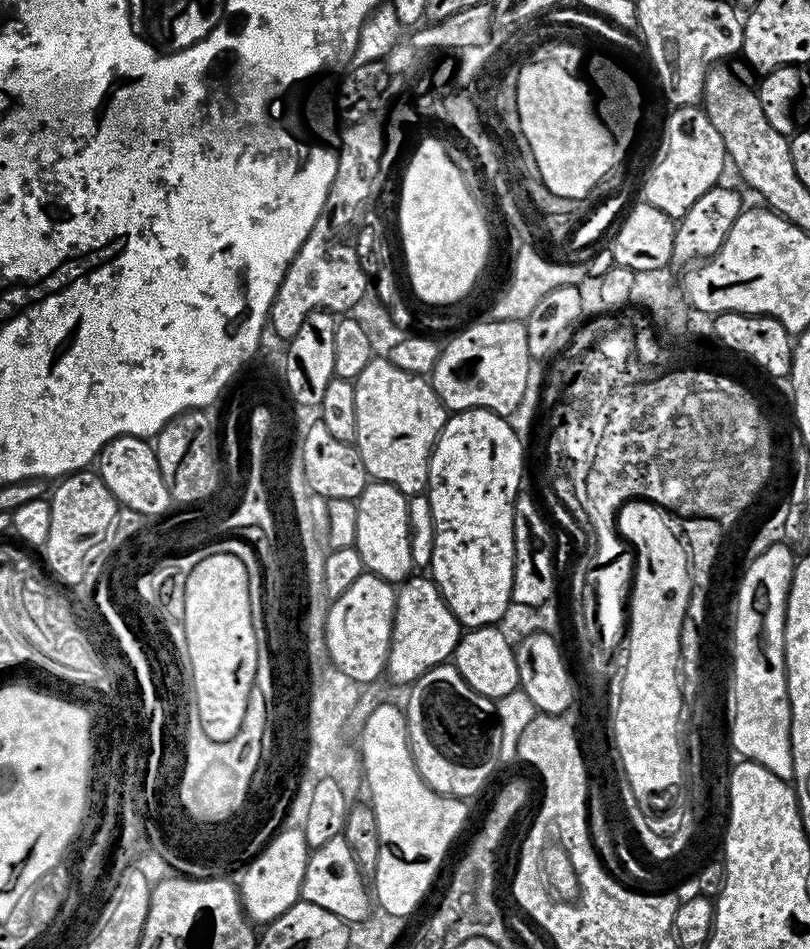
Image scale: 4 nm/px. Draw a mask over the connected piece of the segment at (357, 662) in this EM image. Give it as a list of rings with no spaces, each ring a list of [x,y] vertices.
[[[364,570],[361,575],[350,583],[350,586],[329,603],[328,617],[324,620],[324,644],[328,647],[328,657],[332,665],[342,674],[346,674],[358,686],[372,684],[379,676],[385,675],[388,667],[388,654],[392,650],[392,623],[396,618],[397,589],[392,588],[388,580],[383,580],[383,575],[372,570]]]

